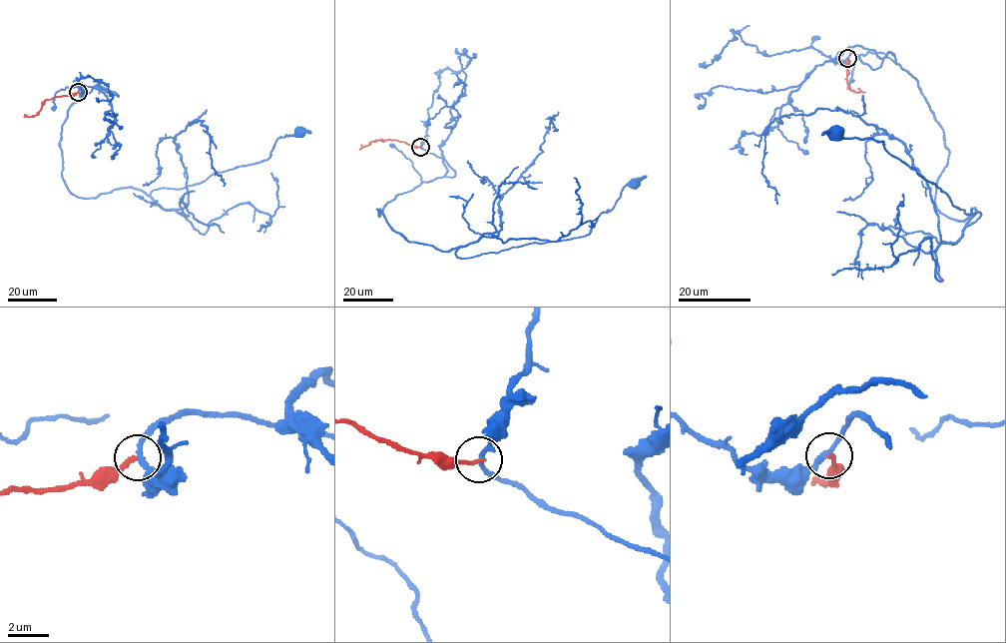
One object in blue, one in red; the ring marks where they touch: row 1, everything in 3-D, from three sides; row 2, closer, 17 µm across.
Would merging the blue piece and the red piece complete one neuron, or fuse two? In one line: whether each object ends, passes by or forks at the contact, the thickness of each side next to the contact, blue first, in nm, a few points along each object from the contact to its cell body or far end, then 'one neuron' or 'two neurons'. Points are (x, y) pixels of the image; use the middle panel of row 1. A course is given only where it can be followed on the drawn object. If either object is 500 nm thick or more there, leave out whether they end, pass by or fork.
blue passes by; red ends there; 240 nm thick on the blue side, 240 nm on the other; blue runs (420, 146), (455, 175), (398, 194), (378, 216), (459, 258), (585, 236), (634, 183); red runs (420, 146), (387, 140), (372, 141), (359, 150); two neurons

